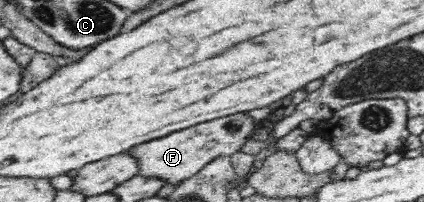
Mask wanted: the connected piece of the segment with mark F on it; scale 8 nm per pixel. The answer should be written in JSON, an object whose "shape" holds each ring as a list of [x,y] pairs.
{"shape":[[[245,112],[221,116],[196,126],[173,132],[165,137],[154,139],[153,142],[144,142],[133,147],[128,155],[137,157],[140,161],[140,175],[145,177],[160,177],[170,184],[179,184],[183,180],[193,177],[204,165],[219,157],[240,154],[239,149],[251,139],[255,129],[253,119]]]}

